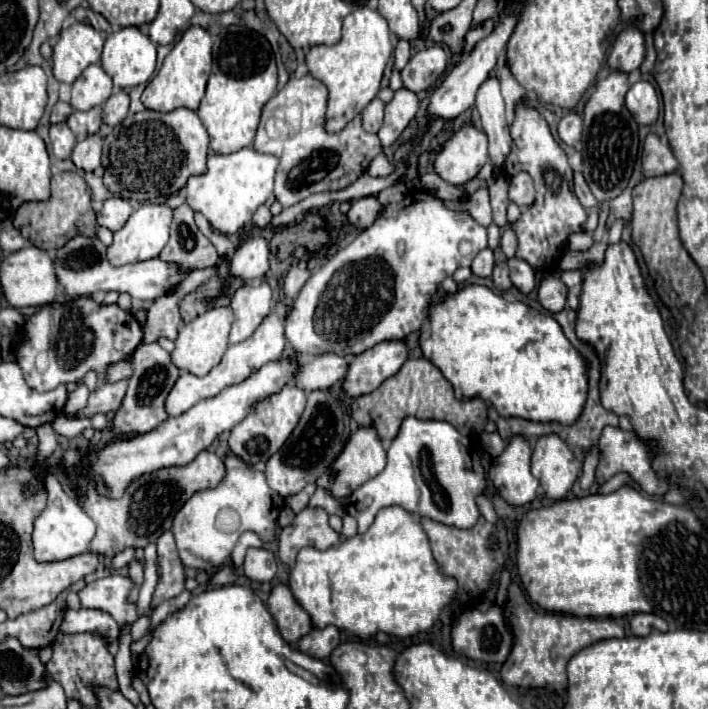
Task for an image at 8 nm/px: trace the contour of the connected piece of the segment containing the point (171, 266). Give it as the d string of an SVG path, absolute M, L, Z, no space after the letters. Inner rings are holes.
M75 236L61 250L57 250L55 274L59 276L61 286L71 296L91 296L97 292L115 290L119 294L127 292L137 304L141 304L141 302L153 302L159 296L167 294L173 286L179 284L179 280L183 280L183 276L189 274L189 270L183 270L179 264L165 262L161 258L151 258L145 262L135 262L115 268L105 258L105 246L99 242L99 238Z

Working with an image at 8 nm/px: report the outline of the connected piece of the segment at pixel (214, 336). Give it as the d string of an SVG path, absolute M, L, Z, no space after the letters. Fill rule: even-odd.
M229 306L211 308L205 314L197 316L193 322L189 322L175 340L175 350L171 354L173 364L181 370L187 370L195 376L205 376L215 364L219 364L223 352L227 350L227 338L233 324L233 310Z

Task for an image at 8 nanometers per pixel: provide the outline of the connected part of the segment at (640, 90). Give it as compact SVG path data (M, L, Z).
M635 82L627 92L625 104L639 124L653 124L659 116L659 98L649 82Z

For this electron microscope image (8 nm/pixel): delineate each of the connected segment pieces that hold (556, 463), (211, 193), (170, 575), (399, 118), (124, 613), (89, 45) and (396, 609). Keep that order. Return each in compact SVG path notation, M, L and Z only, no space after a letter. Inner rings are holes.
M555 434L539 436L533 458L531 472L541 482L545 496L549 500L561 500L581 474L581 462L569 454L569 446Z
M243 148L233 154L211 154L207 158L207 174L203 176L191 176L185 192L187 192L187 204L201 212L209 224L225 234L233 236L237 234L245 222L251 220L253 212L265 204L265 200L273 194L273 176L279 160L271 154L255 152L253 148Z
M165 532L157 540L157 556L159 556L159 562L157 562L159 580L153 592L153 602L151 602L153 608L165 598L181 594L185 590L185 578L187 578L171 532Z
M401 88L393 94L393 100L385 104L385 120L379 130L379 140L383 148L391 146L401 136L401 132L415 118L417 110L419 110L419 98L415 92Z
M107 576L89 582L81 592L81 606L83 608L97 608L113 616L117 624L123 628L125 624L133 626L139 618L137 606L129 602L129 594L135 582L129 576Z
M75 22L61 30L59 40L53 46L53 76L59 82L73 84L87 66L99 62L103 42L101 32L87 22Z
M401 506L381 508L365 534L347 538L325 552L319 552L317 548L303 548L297 558L299 560L289 574L289 584L291 592L299 596L299 604L311 612L311 618L315 620L313 626L325 628L327 624L335 624L341 630L347 628L357 638L369 638L377 634L377 630L399 638L425 632L457 594L457 580L441 572L431 554L431 544L421 522Z

